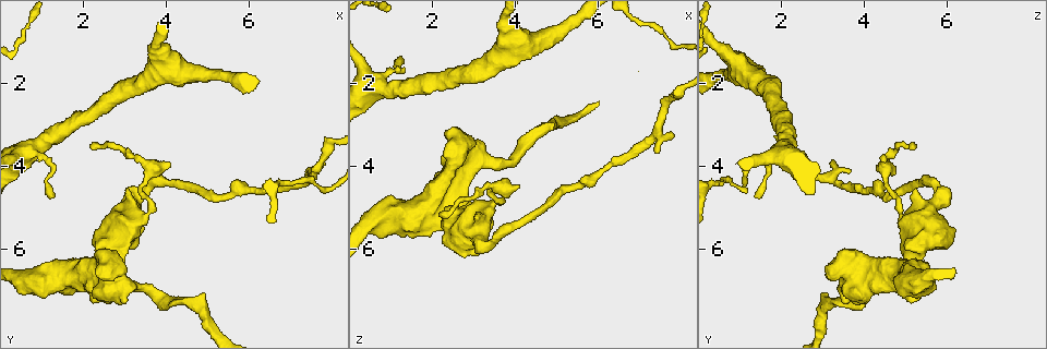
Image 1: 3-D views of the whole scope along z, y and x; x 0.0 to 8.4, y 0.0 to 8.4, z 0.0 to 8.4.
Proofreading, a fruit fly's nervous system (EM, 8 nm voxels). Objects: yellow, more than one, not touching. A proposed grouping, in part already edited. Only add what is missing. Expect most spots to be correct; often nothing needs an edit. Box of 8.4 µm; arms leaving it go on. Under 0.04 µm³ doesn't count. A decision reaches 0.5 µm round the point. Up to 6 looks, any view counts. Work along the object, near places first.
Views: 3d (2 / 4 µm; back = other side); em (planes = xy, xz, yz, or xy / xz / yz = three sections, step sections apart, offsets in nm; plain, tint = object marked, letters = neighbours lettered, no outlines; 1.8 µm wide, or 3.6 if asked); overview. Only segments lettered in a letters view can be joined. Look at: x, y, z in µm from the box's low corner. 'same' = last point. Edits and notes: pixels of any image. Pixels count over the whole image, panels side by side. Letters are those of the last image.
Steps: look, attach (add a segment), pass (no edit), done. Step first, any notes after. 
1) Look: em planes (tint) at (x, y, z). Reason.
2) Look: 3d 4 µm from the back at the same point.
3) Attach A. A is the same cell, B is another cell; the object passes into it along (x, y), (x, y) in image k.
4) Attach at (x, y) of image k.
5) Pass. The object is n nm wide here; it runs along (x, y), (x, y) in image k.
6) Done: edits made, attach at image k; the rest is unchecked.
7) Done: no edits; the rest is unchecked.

Look: em planes (letters) at (7.70, 3.85, 3.20). An open end.

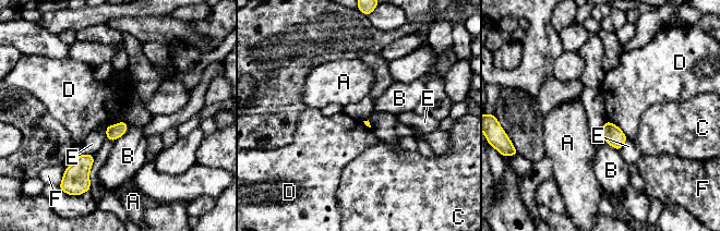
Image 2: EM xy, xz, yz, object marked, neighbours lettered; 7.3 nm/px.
Pass. A, B, C, D, E and F are other cells; a border runs along (607, 119), (613, 122), (628, 138) in image 2; no lettered segment goes on from it.

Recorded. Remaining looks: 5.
Look: 3d 2 µm at (3.10, 4.55, 5.25). Thick end.

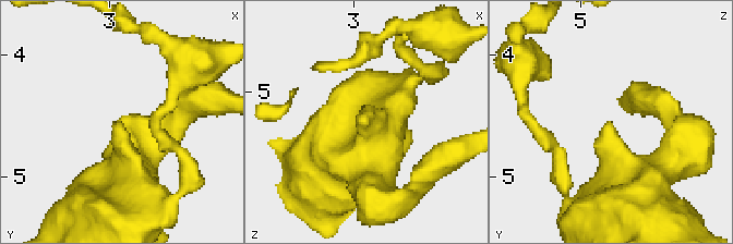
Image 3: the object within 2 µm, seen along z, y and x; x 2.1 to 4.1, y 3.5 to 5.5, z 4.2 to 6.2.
Look: em xy step 16 (letters) at (3.04, 4.58, 5.26). Need the tissue.

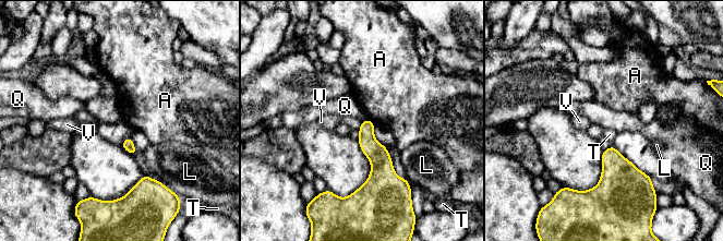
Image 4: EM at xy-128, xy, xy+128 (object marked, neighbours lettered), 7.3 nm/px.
Look: em planes (letters) at the same point. Cut it another way.

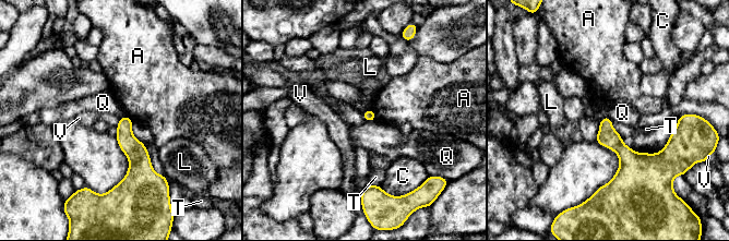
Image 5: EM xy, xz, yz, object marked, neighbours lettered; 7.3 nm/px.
Pass. A, C, L, Q, T and V are other cells; no lettered segment goes on from it.

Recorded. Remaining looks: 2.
Look: 3d 2 µm from the back at (1.25, 4.75, 1.40). Free end.

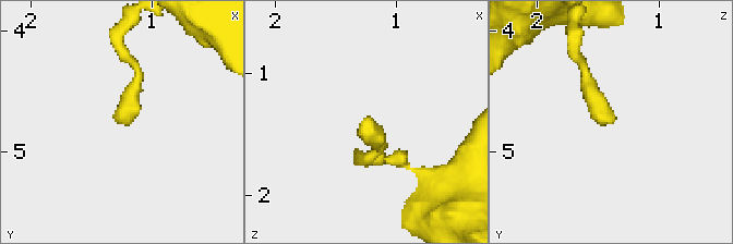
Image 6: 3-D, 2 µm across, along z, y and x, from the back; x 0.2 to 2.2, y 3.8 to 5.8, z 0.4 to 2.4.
Look: em planes (letters) at (1.26, 4.72, 1.36).

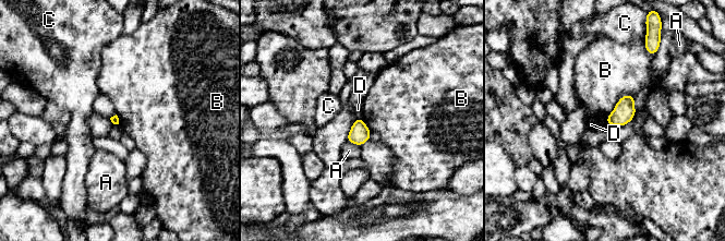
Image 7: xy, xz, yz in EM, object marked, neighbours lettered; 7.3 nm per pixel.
Pass. A, B, C and D are other cells; a border runs along (635, 96), (625, 94), (605, 122) in image 7; none of them fits.

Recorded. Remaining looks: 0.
Done: no edits; the rest is unchecked.

